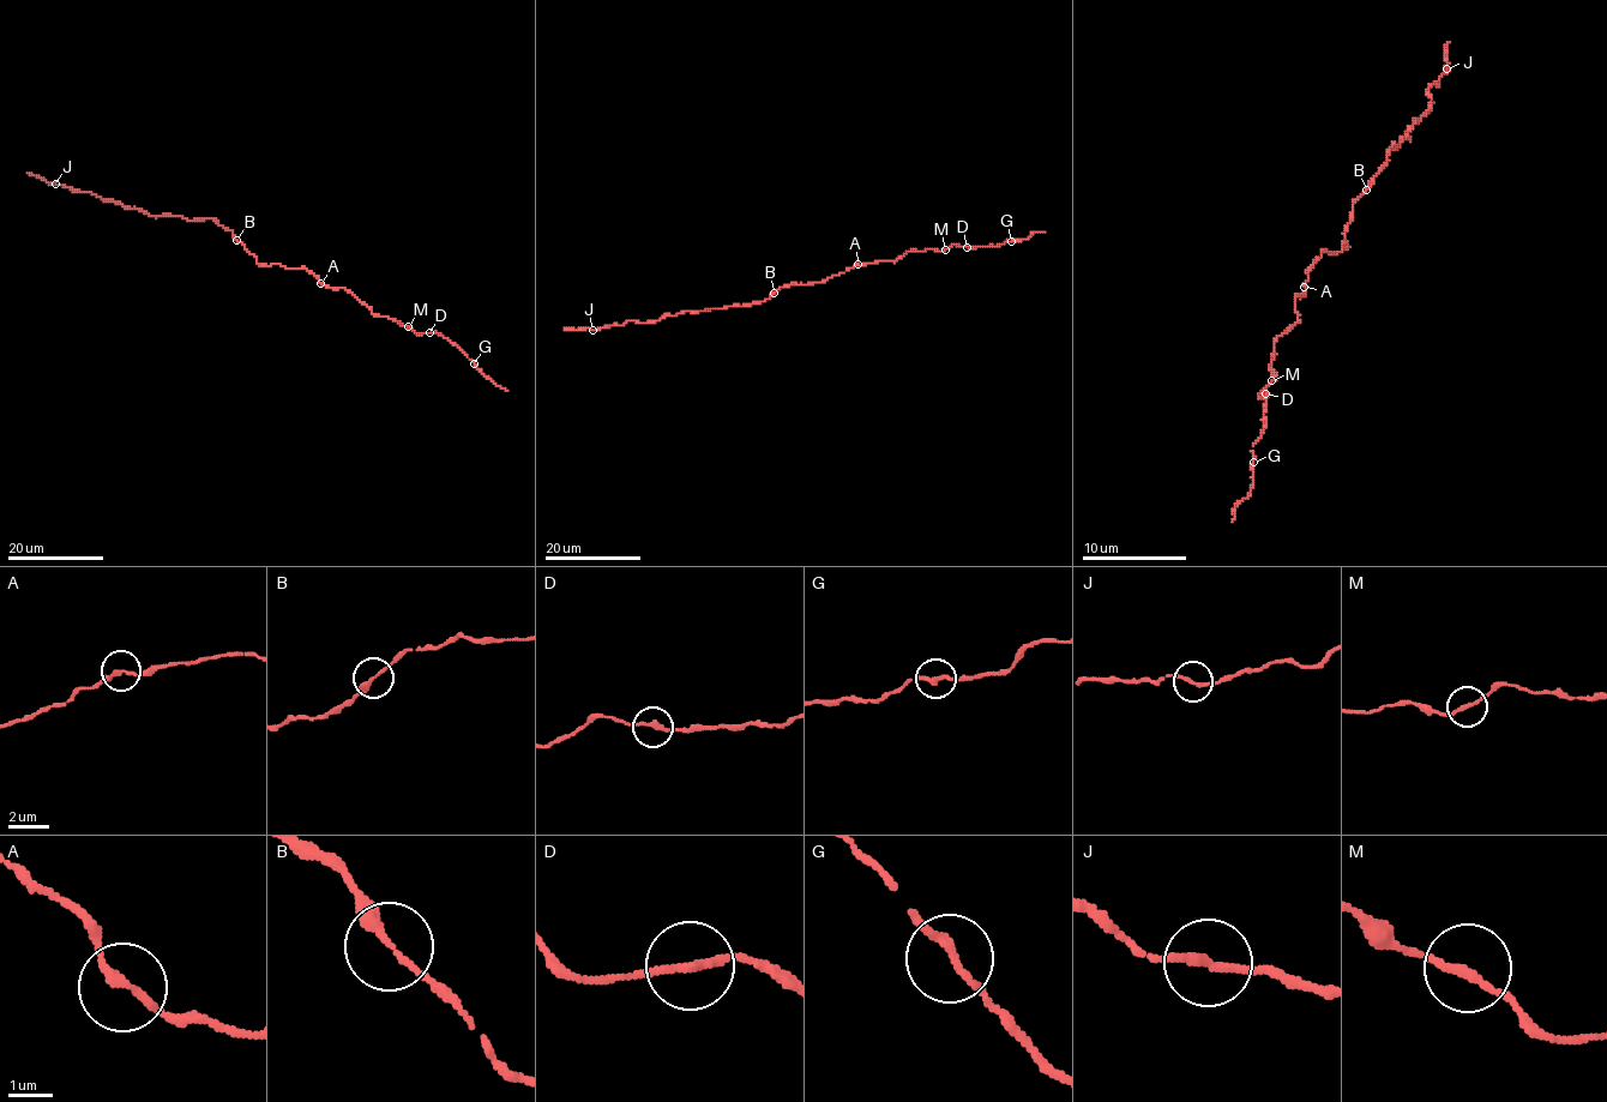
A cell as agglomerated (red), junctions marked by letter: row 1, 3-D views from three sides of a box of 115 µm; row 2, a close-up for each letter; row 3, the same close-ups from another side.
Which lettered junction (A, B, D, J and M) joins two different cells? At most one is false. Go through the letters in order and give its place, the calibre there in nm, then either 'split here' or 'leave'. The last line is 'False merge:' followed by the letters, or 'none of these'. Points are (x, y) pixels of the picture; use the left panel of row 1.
A: (320, 283) | 180 nm | leave
B: (236, 240) | 190 nm | leave
D: (429, 332) | 180 nm | leave
J: (55, 184) | 180 nm | leave
M: (408, 326) | 180 nm | leave
False merge: none of these

